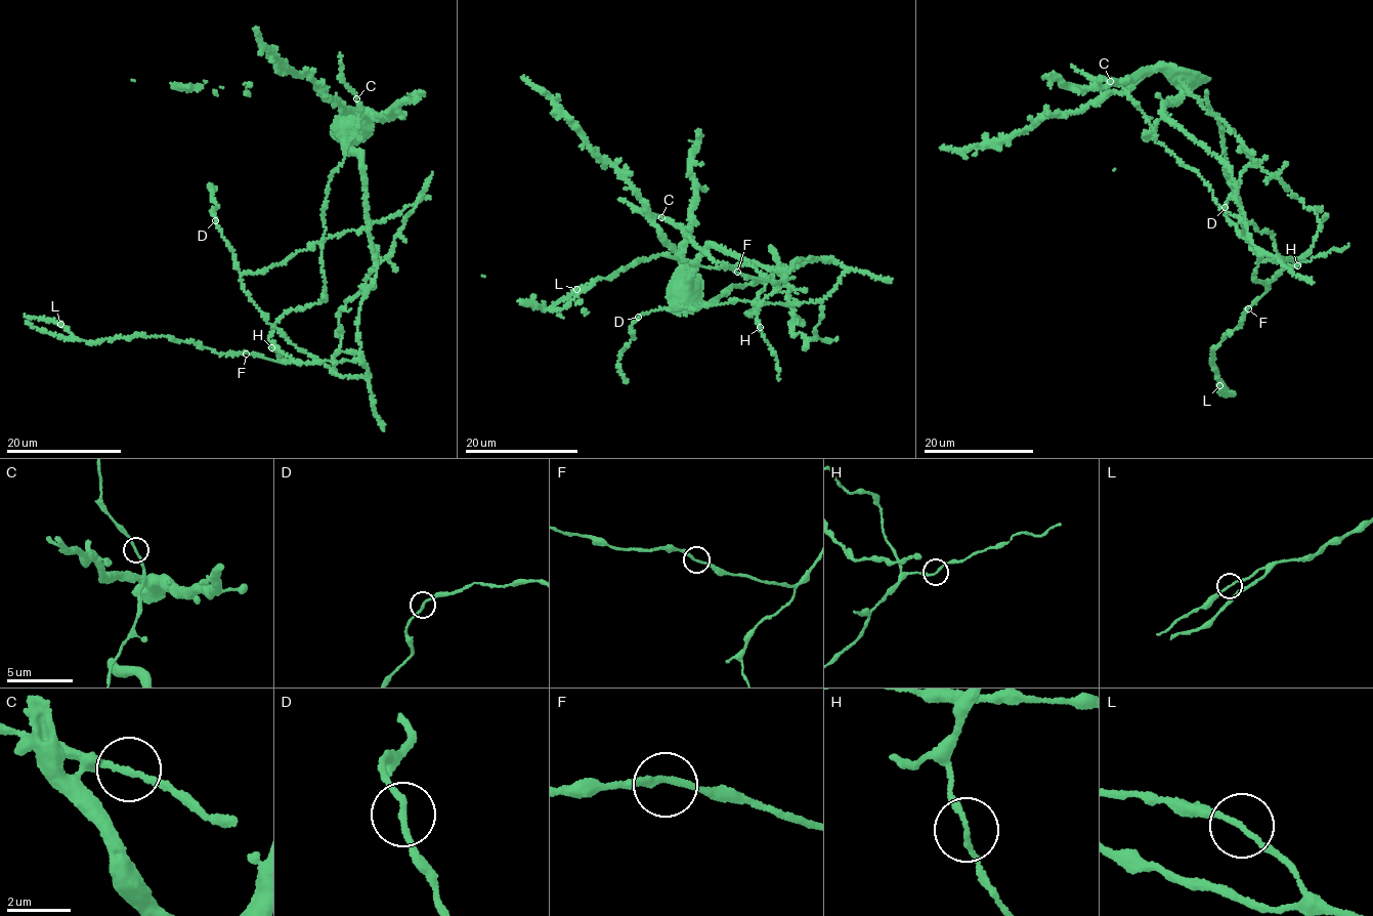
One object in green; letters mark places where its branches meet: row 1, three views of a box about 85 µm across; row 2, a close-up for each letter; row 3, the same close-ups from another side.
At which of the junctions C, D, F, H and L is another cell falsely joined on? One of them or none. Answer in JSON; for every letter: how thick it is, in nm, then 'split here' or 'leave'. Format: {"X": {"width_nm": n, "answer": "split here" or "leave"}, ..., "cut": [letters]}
{"C": {"width_nm": 190, "answer": "leave"}, "D": {"width_nm": 180, "answer": "leave"}, "F": {"width_nm": 190, "answer": "leave"}, "H": {"width_nm": 170, "answer": "leave"}, "L": {"width_nm": 150, "answer": "leave"}, "cut": []}

